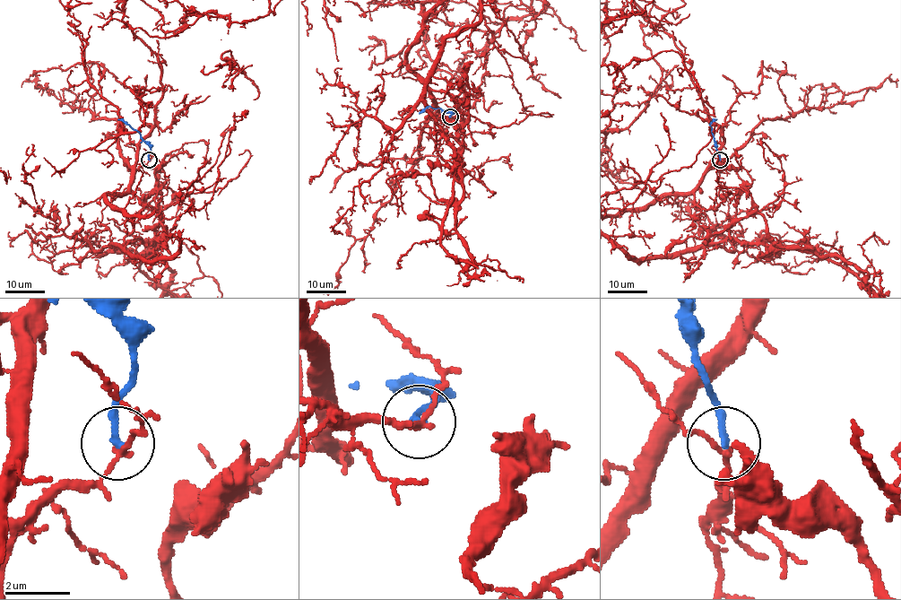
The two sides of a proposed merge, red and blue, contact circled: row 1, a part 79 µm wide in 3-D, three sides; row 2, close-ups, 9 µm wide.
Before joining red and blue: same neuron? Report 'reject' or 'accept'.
reject

